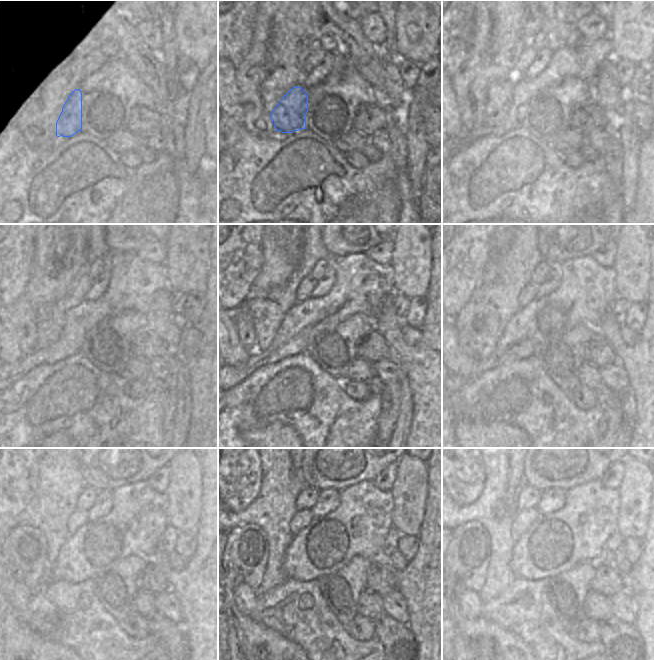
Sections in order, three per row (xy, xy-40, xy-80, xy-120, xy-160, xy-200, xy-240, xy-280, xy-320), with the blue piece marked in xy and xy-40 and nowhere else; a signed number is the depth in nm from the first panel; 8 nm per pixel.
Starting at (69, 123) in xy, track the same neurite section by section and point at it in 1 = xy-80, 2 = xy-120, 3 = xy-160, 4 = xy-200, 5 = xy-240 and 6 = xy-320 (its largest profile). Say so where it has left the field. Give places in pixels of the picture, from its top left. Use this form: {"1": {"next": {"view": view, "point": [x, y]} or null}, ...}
{"1": {"next": {"view": "xy-80", "point": [499, 94]}}, "2": {"next": {"view": "xy-120", "point": [50, 318]}}, "3": {"next": {"view": "xy-160", "point": [267, 317]}}, "4": {"next": {"view": "xy-200", "point": [480, 320]}}, "5": {"next": {"view": "xy-240", "point": [25, 545]}}, "6": {"next": {"view": "xy-320", "point": [468, 553]}}}

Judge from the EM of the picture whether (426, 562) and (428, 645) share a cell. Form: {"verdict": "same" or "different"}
{"verdict": "same"}

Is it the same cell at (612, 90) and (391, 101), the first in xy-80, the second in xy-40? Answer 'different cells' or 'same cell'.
same cell

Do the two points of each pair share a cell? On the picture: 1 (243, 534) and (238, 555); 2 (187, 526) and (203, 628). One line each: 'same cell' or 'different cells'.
1: same cell
2: different cells

